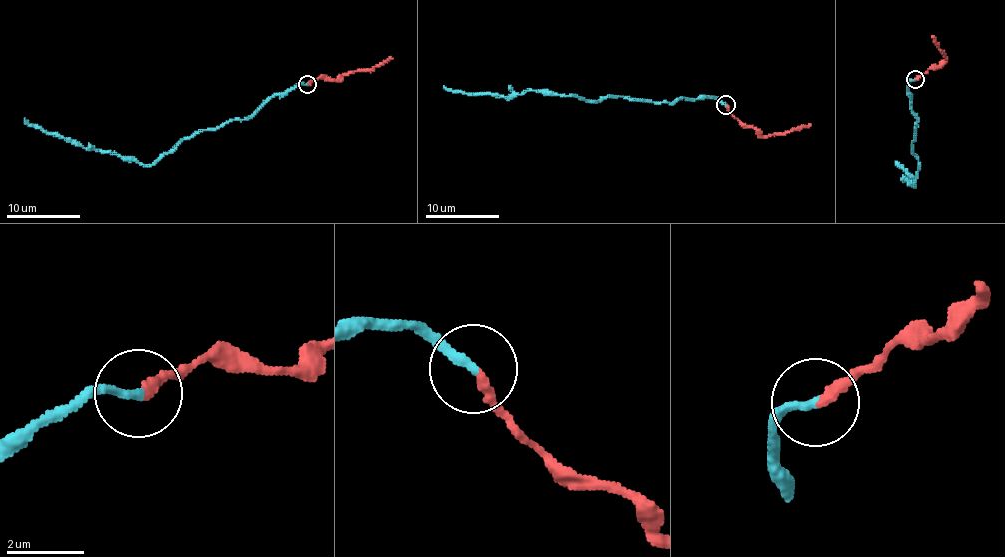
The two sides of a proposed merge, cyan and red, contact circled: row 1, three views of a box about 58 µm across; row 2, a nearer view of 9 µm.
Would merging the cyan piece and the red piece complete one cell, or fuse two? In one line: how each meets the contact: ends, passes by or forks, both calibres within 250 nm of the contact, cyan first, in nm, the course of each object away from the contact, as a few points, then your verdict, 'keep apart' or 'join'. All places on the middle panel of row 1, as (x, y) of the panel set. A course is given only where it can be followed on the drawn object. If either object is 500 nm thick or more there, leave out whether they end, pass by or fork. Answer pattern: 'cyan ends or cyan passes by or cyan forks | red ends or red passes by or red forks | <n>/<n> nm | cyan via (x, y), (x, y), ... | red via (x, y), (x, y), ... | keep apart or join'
cyan ends | red ends | 240/240 nm | cyan via (725, 104), (680, 97), (671, 103), (615, 96), (598, 101), (536, 90), (503, 96), (443, 86) | red via (727, 104), (736, 118), (761, 136), (789, 133), (811, 124) | join

